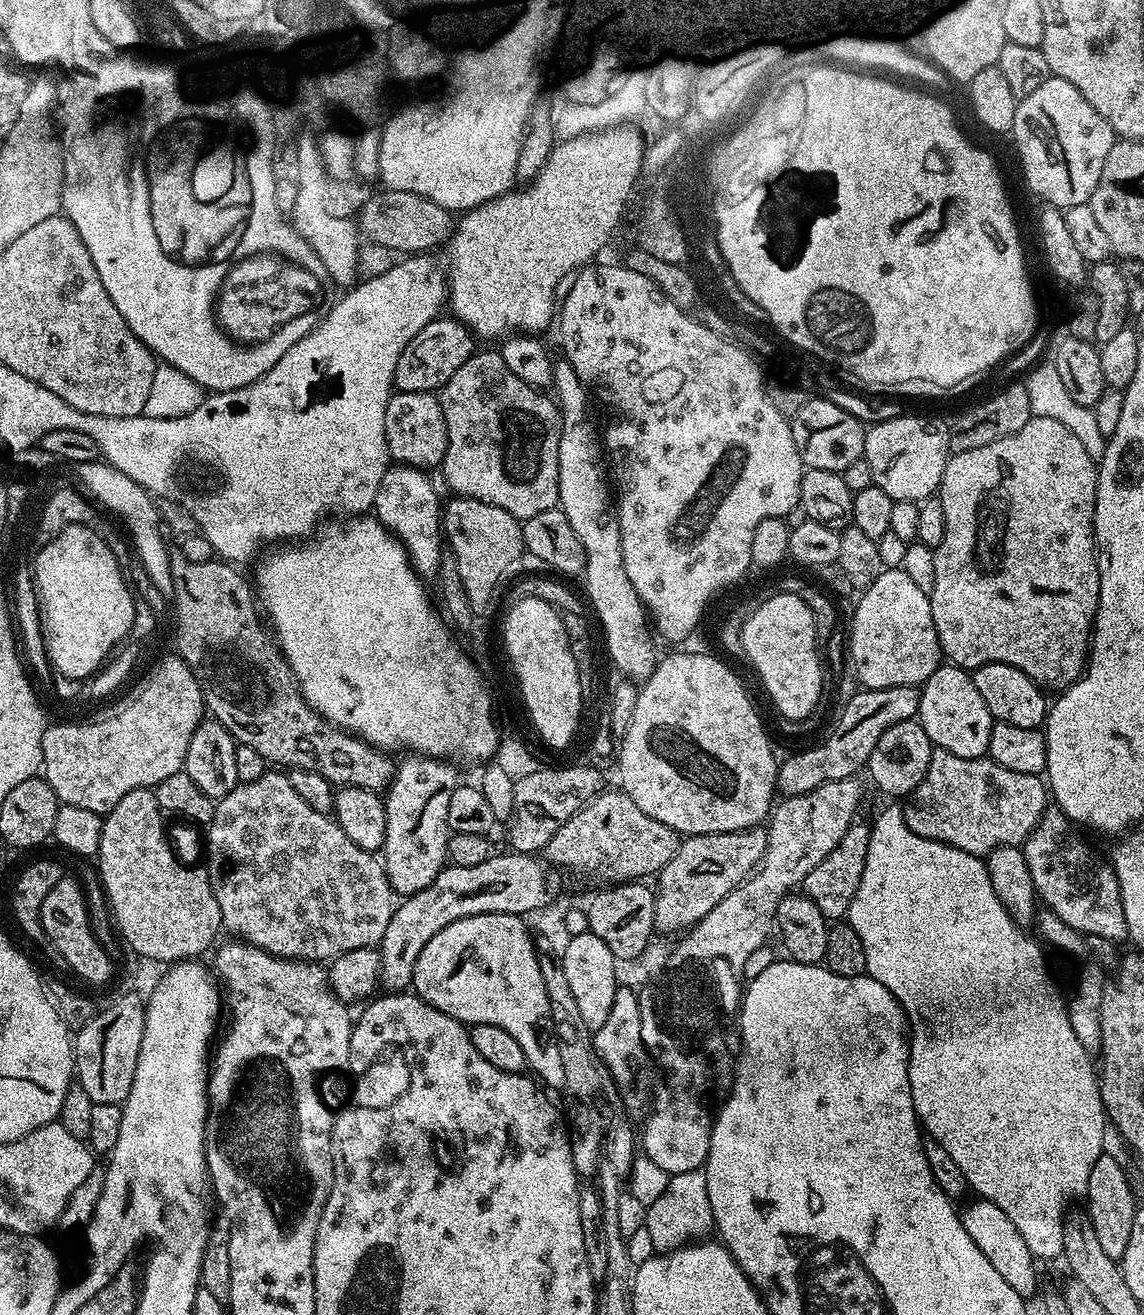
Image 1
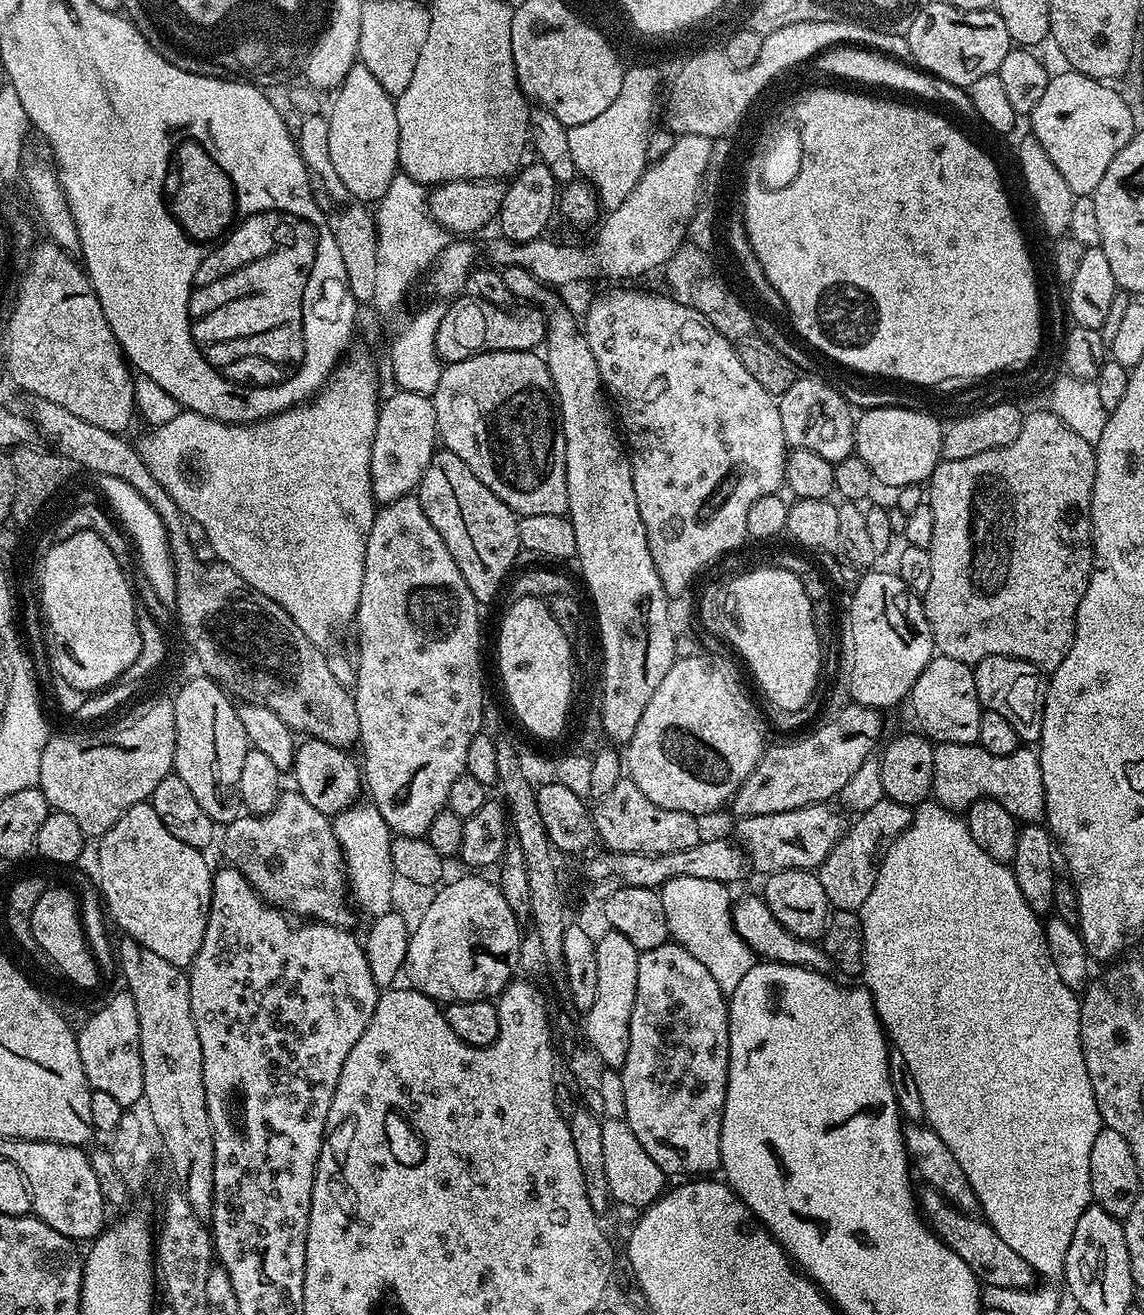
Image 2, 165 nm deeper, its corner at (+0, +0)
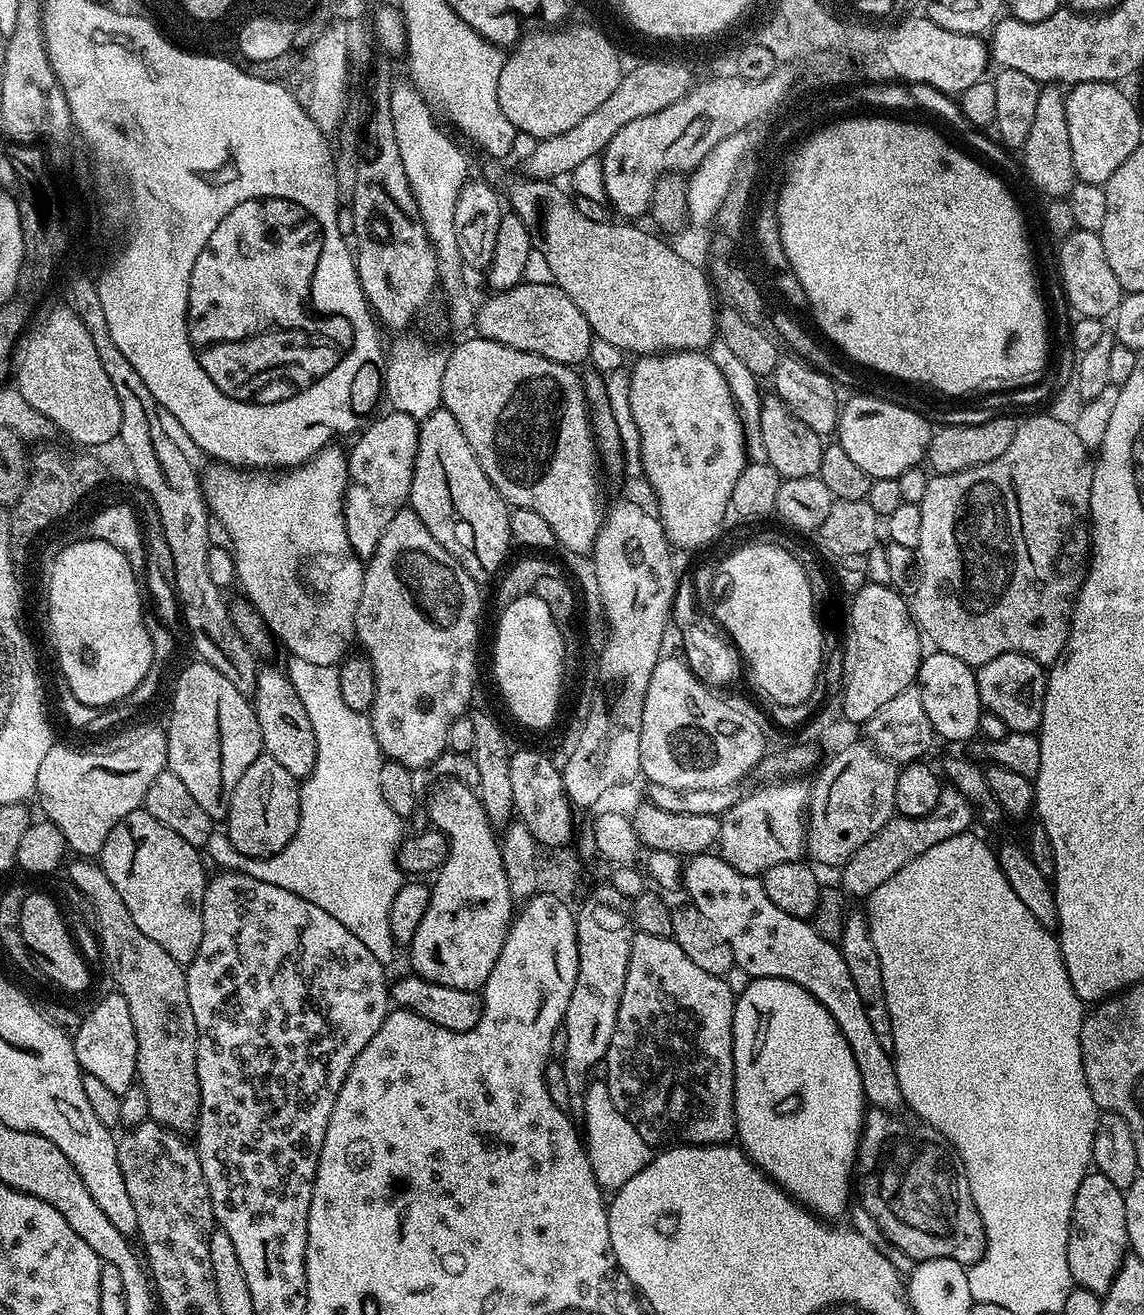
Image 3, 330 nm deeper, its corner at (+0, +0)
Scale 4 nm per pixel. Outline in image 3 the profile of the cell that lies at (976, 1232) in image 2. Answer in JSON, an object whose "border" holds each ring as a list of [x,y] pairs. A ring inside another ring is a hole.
{"border":[[[872,1108],[865,1115],[864,1130],[860,1134],[860,1148],[856,1152],[856,1171],[854,1173],[854,1188],[860,1192],[860,1200],[864,1203],[864,1208],[873,1216],[874,1219],[880,1220],[880,1224],[884,1227],[884,1236],[901,1252],[904,1256],[909,1256],[912,1262],[922,1260],[953,1260],[965,1266],[971,1266],[984,1256],[984,1227],[982,1226],[982,1218],[978,1214],[978,1206],[974,1206],[974,1198],[970,1194],[970,1182],[964,1173],[964,1167],[960,1161],[960,1156],[956,1153],[955,1148],[951,1144],[945,1142],[944,1135],[938,1130],[934,1130],[930,1125],[923,1122],[913,1122],[908,1120],[896,1120],[893,1113],[884,1112],[881,1108]]]}

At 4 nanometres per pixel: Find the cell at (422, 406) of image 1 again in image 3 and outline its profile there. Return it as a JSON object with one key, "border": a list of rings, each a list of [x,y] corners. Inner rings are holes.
{"border":[[[391,410],[385,412],[385,416],[377,415],[355,437],[356,445],[348,452],[348,489],[344,495],[346,534],[354,554],[364,562],[374,554],[394,514],[409,503],[414,462],[418,454],[418,421],[410,414]]]}

